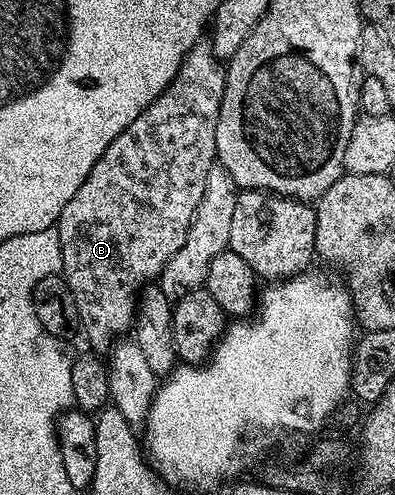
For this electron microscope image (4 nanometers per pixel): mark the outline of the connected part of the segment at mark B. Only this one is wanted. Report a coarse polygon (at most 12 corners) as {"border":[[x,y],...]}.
{"border":[[210,44],[57,222],[92,350],[135,323],[216,164]]}

